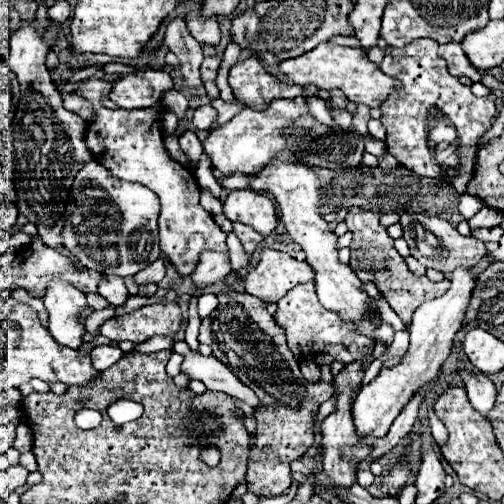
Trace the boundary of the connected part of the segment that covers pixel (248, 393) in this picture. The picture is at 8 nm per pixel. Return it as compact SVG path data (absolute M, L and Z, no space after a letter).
M175 342L173 346L179 354L185 356L181 370L189 376L189 378L197 378L201 380L209 390L219 390L225 392L233 398L243 400L245 404L253 406L253 408L261 408L263 402L257 398L257 394L247 388L231 370L225 368L223 362L219 362L215 356L203 358L199 352L191 352L187 342Z

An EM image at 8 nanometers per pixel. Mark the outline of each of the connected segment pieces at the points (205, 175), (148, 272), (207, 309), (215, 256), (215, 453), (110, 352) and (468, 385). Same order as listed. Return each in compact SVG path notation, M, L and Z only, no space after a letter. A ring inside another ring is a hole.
M207 154L201 156L201 162L199 162L197 170L195 170L195 178L197 178L201 190L207 190L207 192L211 192L215 198L219 198L221 186L219 186L219 182L215 180L215 176L213 176L213 172L211 172L211 160L207 160Z
M161 254L159 260L149 264L143 272L139 272L135 276L135 282L137 284L143 284L143 282L161 282L161 278L165 276L165 264L167 264L167 258L165 258L165 254Z
M203 294L201 298L199 298L199 318L205 318L205 316L209 316L211 314L211 310L215 310L215 306L217 306L217 298L215 298L215 294Z
M201 252L199 266L195 268L193 284L199 288L205 288L217 280L223 280L229 272L233 272L229 256L223 252Z
M207 446L207 448L201 452L201 459L209 467L216 466L220 461L220 452L215 446Z
M95 346L91 352L91 364L95 370L105 370L113 366L123 356L119 346Z
M459 368L459 374L465 382L465 390L469 394L469 402L471 406L483 416L483 418L489 418L489 412L493 410L495 406L495 396L497 396L497 390L493 386L493 382L487 378L487 376L473 376L473 374L467 374L465 368Z

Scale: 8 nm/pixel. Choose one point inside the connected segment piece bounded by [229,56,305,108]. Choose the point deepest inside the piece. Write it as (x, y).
(250, 82)

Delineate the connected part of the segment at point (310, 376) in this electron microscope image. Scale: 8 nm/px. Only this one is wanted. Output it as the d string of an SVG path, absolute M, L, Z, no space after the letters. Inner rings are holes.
M302 361L301 362L301 374L307 382L316 383L319 380L319 368L315 366L313 361Z

